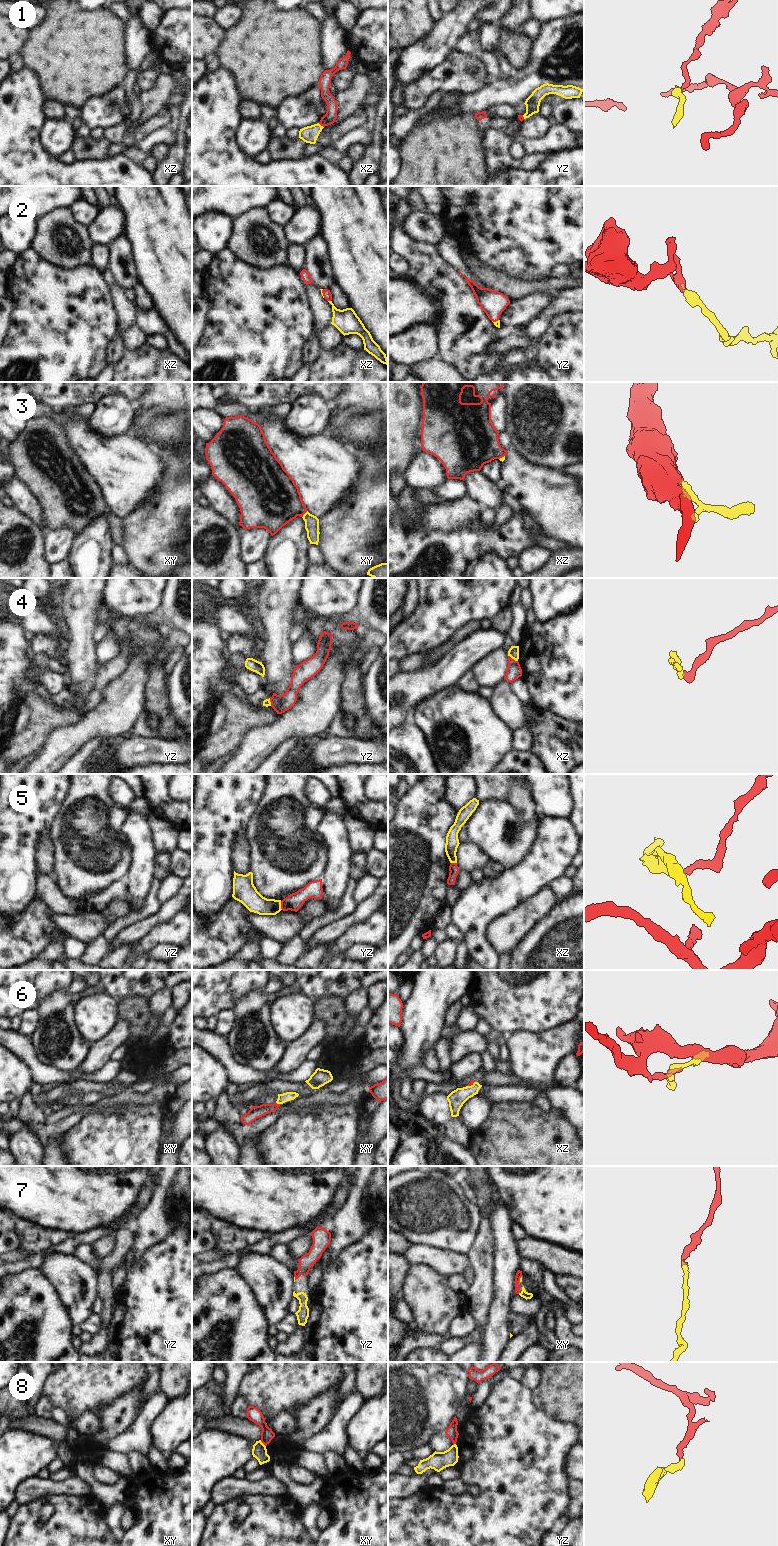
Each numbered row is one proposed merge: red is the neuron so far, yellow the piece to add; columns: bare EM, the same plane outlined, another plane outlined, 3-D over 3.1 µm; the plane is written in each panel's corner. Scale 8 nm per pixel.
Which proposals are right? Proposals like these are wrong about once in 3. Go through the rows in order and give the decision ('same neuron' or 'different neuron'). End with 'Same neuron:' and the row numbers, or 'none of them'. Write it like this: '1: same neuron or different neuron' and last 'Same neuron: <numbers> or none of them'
1: same neuron
2: same neuron
3: same neuron
4: different neuron
5: different neuron
6: different neuron
7: same neuron
8: different neuron
Same neuron: 1, 2, 3, 7

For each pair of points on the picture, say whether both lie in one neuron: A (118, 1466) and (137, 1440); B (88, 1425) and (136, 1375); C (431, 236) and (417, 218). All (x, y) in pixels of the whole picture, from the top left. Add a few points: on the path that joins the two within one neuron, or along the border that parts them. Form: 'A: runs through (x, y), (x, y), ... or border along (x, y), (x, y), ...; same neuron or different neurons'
A: border along (108, 1448), (125, 1453); different neurons
B: border along (94, 1412), (83, 1411), (72, 1422); different neurons
C: runs through (426, 231), (418, 223); same neuron

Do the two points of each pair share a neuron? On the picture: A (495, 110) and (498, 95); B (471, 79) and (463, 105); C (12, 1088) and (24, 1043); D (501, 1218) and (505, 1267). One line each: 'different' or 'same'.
A: different
B: different
C: different
D: same

